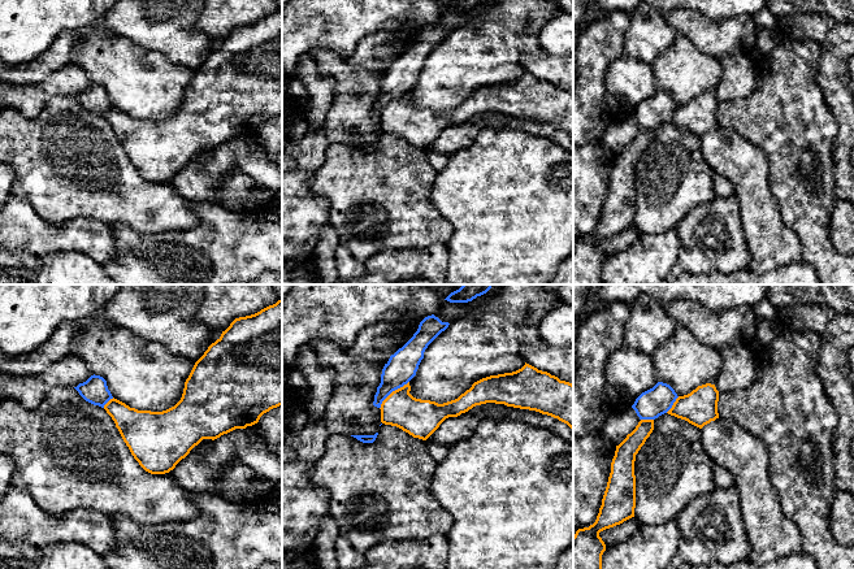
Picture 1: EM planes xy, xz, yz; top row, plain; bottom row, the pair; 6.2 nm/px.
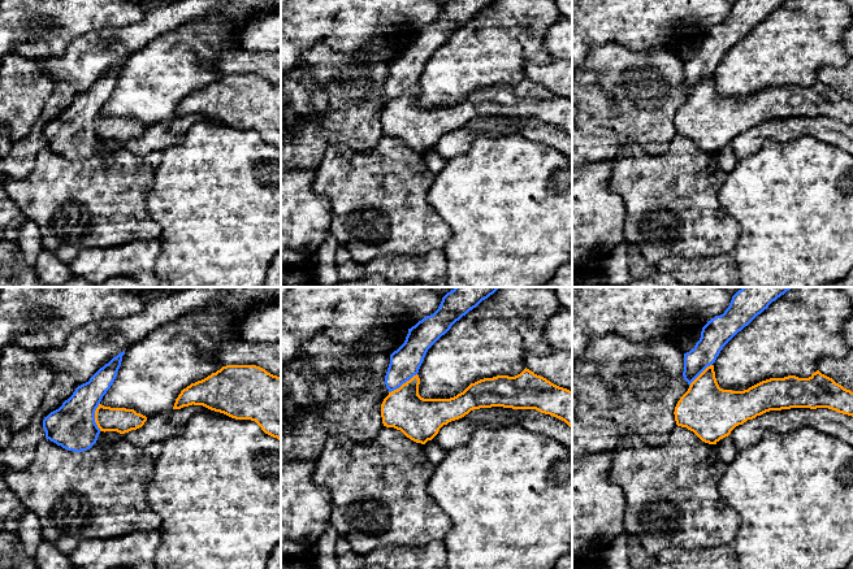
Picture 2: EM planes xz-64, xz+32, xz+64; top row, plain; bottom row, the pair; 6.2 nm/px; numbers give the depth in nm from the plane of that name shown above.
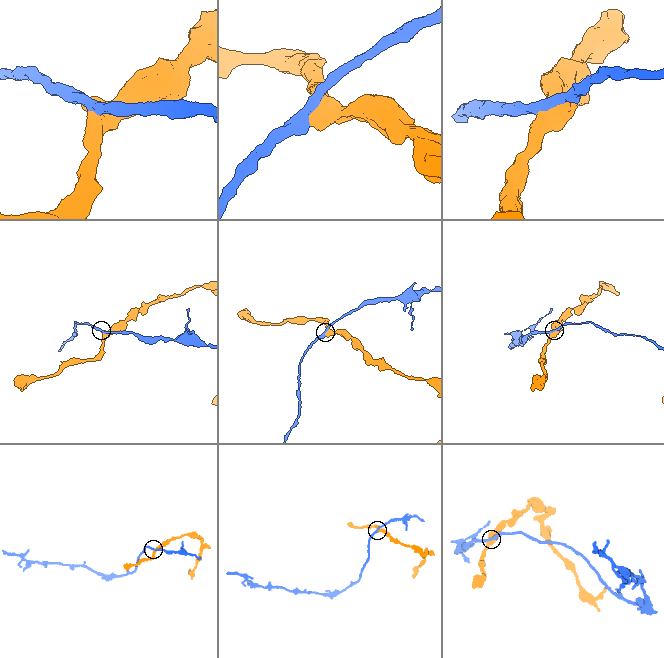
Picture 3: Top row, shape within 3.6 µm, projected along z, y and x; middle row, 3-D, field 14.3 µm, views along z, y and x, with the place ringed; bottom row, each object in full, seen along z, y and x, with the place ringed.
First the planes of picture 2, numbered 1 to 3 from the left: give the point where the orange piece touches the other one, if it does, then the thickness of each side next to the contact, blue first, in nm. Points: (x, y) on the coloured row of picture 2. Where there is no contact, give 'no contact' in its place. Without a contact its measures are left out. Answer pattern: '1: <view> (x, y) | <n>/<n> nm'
1: xz-64 (94, 417) | 280/160 nm
2: xz+32 (402, 383) | 190/260 nm
3: xz+64 (700, 373) | 170/320 nm

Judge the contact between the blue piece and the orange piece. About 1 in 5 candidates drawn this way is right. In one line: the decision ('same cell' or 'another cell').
another cell

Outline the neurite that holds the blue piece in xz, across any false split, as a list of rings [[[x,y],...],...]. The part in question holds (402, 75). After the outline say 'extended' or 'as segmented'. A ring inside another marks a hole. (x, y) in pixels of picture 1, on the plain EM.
[[[434,23],[425,26],[413,45],[385,73],[381,92],[377,96],[373,114],[381,117],[382,110],[395,99],[407,94],[419,78],[428,55],[448,36]]]; as segmented

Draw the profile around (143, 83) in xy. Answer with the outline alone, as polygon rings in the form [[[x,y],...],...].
[[[100,25],[78,31],[82,40],[71,53],[70,64],[83,69],[92,83],[107,90],[112,105],[138,120],[162,121],[182,107],[185,91],[195,71],[169,61],[164,55],[116,36]]]

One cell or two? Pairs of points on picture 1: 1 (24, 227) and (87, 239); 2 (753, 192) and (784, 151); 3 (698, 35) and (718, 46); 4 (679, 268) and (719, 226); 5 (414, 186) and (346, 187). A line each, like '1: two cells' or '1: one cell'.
1: one cell
2: two cells
3: one cell
4: one cell
5: one cell

